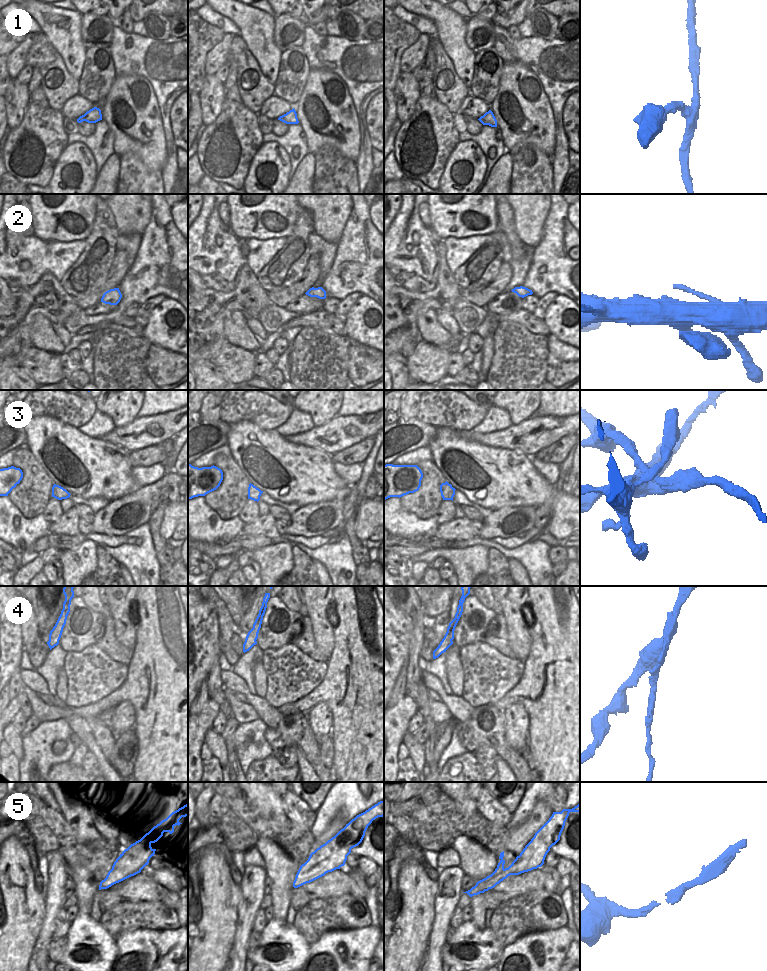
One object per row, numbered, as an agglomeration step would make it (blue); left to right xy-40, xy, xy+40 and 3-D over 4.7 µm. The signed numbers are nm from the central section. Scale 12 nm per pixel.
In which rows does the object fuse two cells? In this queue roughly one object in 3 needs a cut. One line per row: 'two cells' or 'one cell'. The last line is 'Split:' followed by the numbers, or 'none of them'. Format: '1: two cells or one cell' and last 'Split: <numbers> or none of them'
1: one cell
2: one cell
3: two cells
4: two cells
5: one cell
Split: 3, 4

